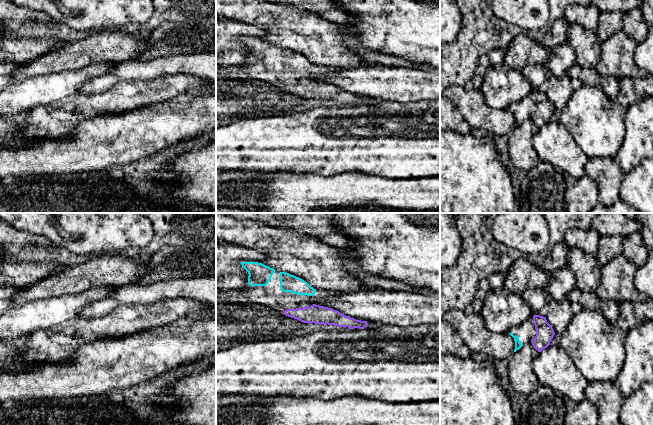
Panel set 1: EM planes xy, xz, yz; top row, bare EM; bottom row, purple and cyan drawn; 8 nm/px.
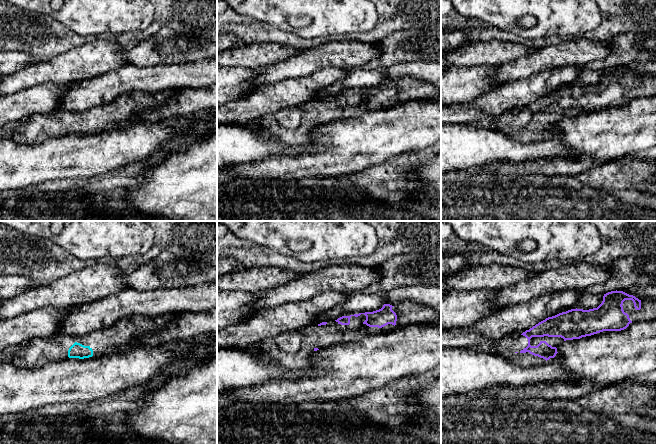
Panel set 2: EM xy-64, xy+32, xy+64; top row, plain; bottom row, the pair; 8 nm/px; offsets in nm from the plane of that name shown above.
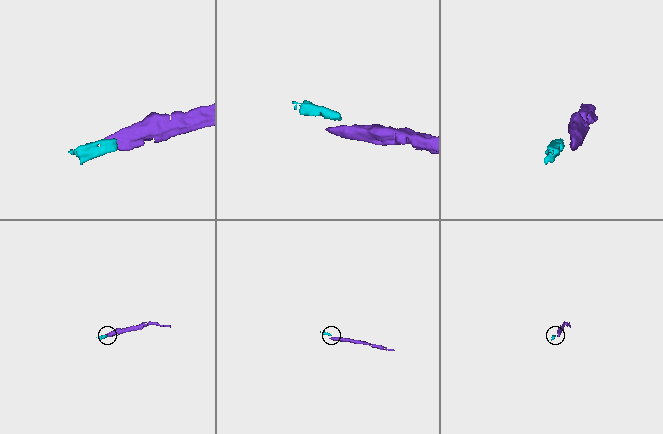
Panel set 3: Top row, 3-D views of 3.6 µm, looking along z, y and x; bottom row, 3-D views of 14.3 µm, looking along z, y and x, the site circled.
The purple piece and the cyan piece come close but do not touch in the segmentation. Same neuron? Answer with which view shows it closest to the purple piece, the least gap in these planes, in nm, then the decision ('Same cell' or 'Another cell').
Closest in xz. Distance 70 nm. Same cell

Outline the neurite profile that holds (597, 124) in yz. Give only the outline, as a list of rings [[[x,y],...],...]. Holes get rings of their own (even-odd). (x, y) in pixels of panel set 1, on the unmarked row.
[[[582,85],[571,95],[561,110],[559,122],[572,135],[574,142],[587,158],[616,158],[625,137],[625,112],[626,109],[617,101],[611,100],[600,87]]]

